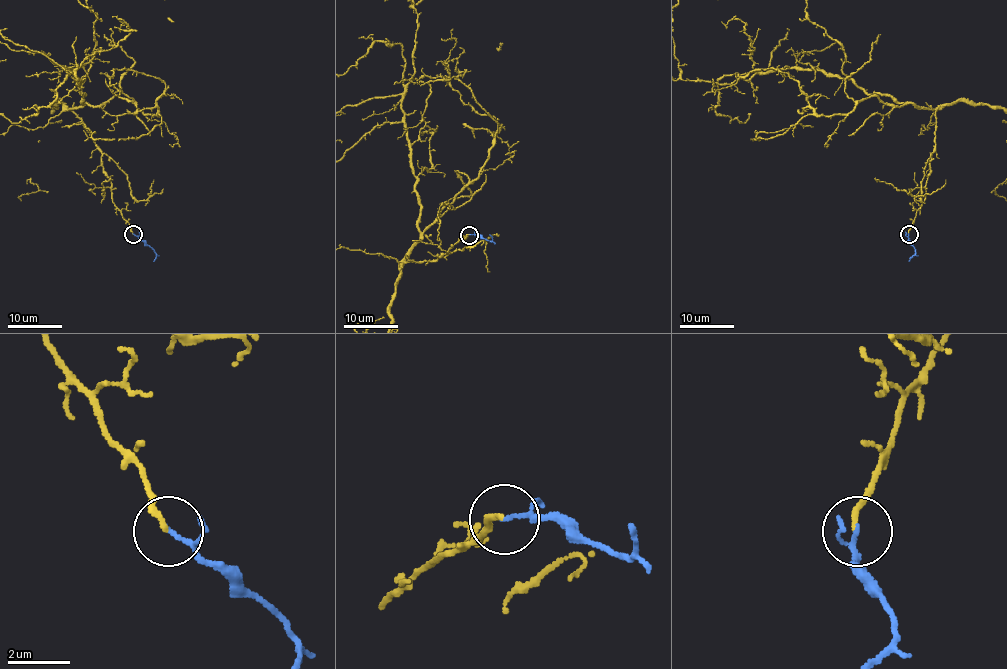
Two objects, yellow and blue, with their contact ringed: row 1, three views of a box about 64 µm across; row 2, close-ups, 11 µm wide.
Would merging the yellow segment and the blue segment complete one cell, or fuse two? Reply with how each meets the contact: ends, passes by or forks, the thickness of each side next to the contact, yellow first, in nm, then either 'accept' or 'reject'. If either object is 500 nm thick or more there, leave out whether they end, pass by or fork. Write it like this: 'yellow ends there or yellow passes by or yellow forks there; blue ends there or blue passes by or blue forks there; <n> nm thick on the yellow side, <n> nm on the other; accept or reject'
yellow ends there; blue passes by; 160 nm thick on the yellow side, 90 nm on the other; accept

